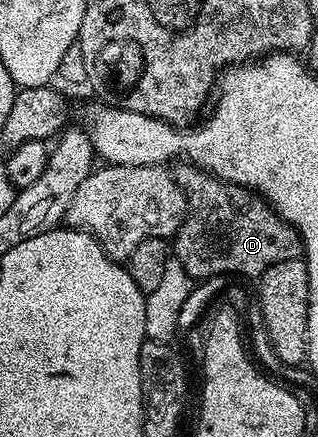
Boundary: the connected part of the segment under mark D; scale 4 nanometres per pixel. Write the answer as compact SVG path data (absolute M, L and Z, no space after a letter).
M187 161L177 162L175 167L176 184L188 202L188 214L174 236L174 257L193 281L212 276L259 277L278 261L301 258L302 240L296 228L284 222L255 191L215 179Z

